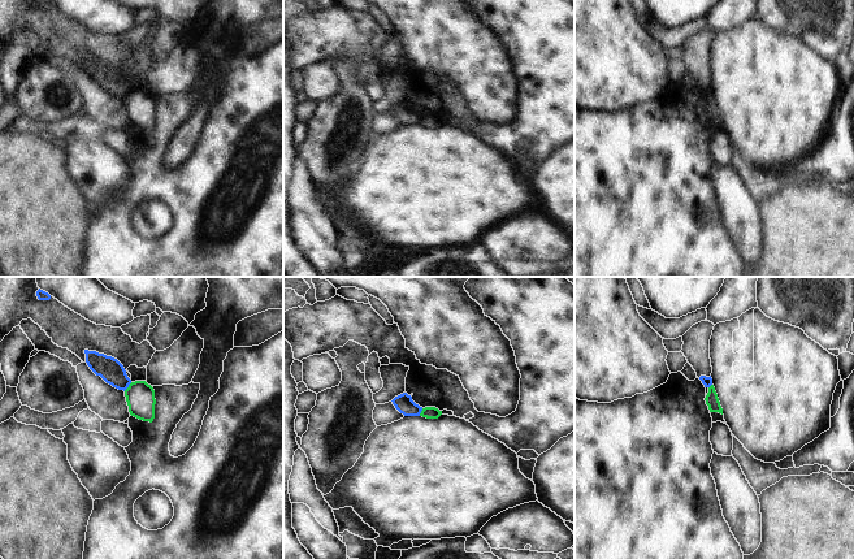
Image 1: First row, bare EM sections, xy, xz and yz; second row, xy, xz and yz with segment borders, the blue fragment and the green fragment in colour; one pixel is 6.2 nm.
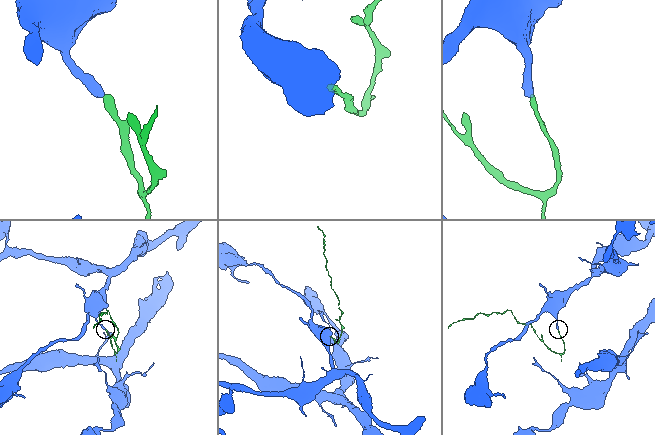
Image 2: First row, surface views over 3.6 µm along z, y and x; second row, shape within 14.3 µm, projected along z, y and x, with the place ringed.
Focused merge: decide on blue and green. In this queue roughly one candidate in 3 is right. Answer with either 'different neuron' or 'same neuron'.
different neuron

